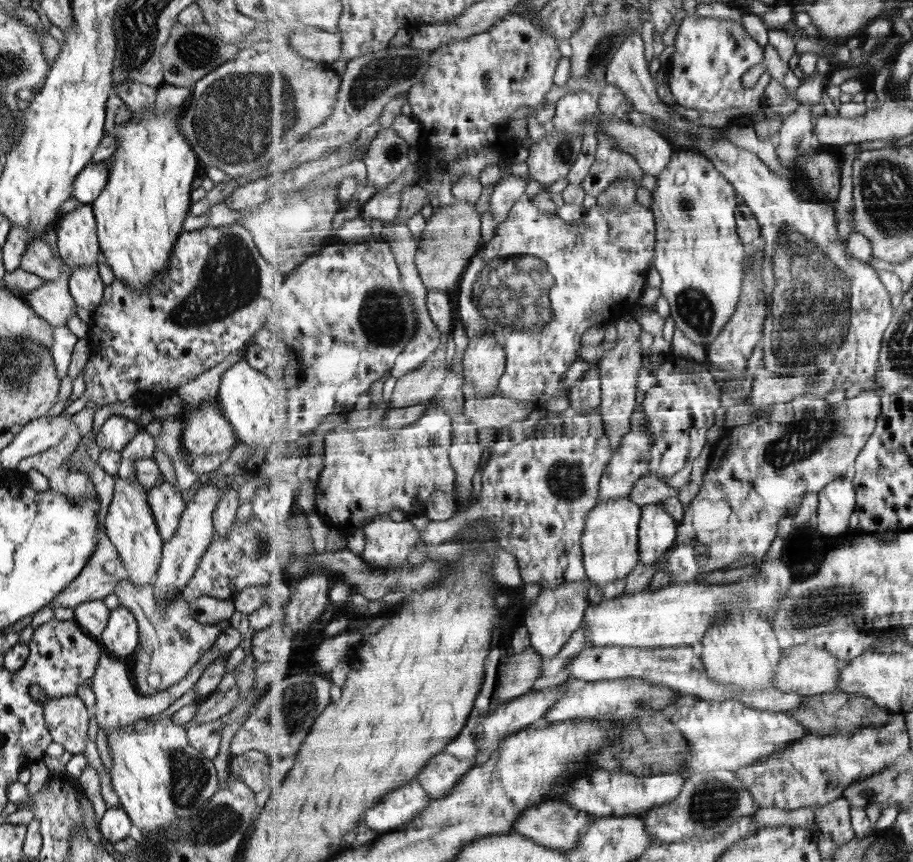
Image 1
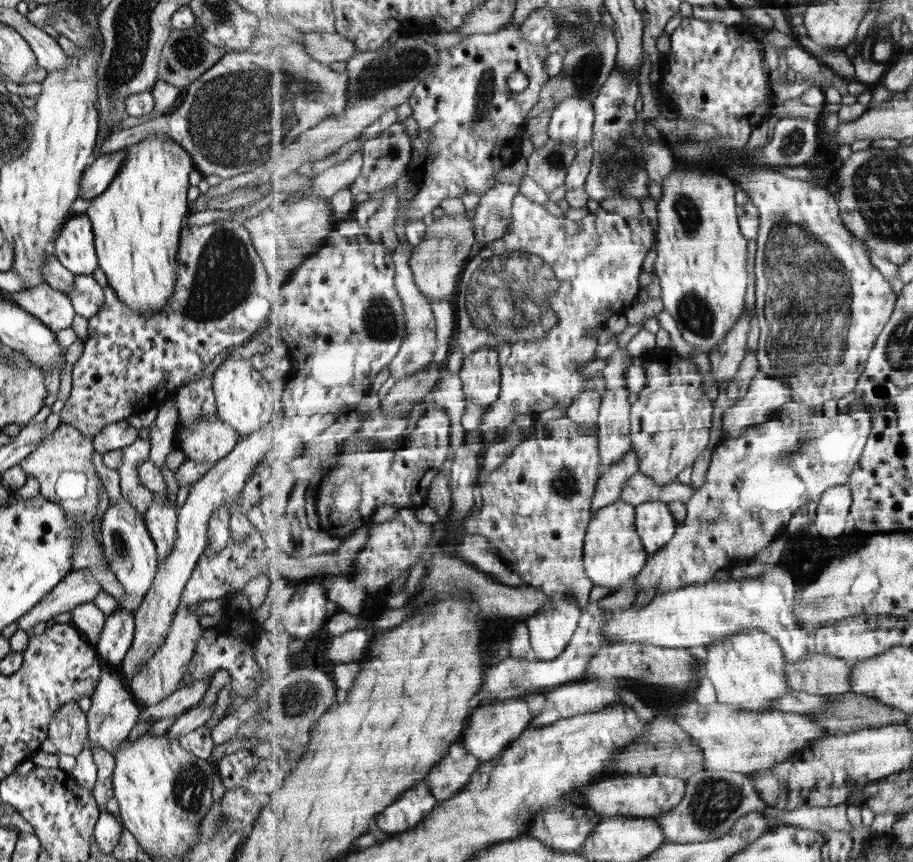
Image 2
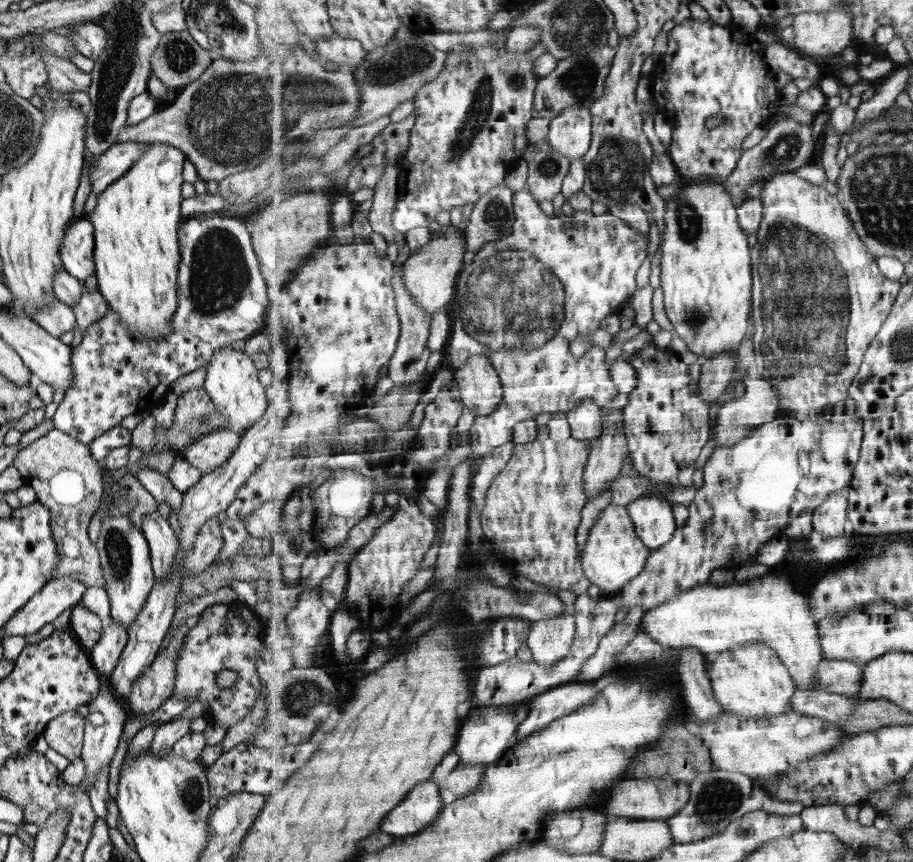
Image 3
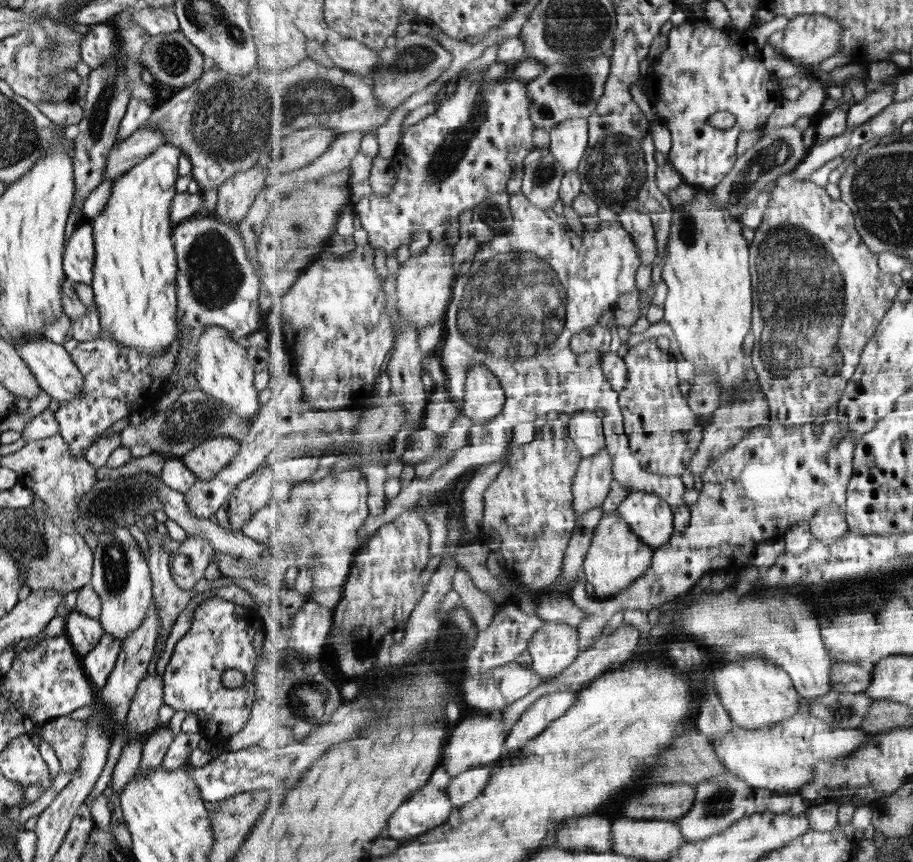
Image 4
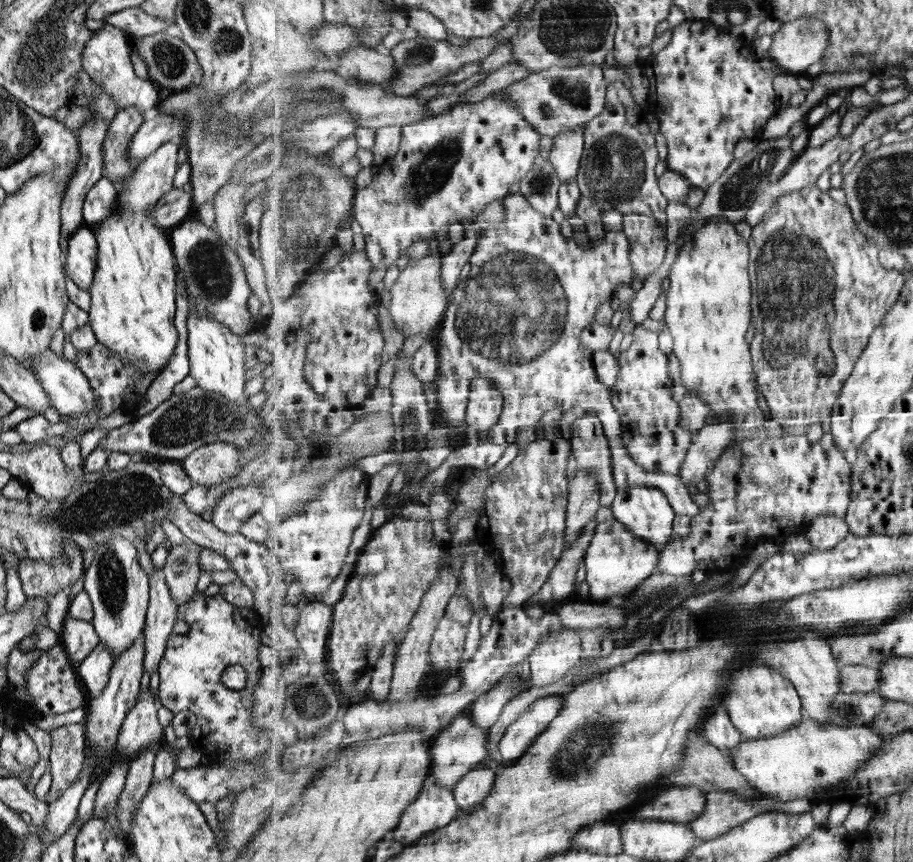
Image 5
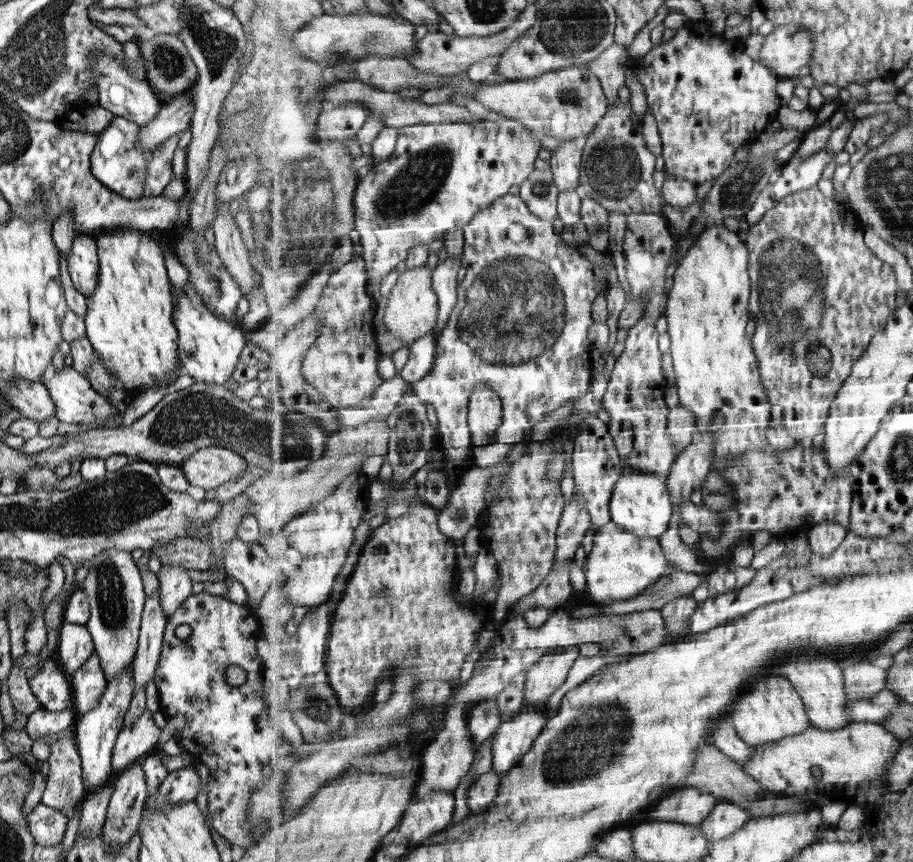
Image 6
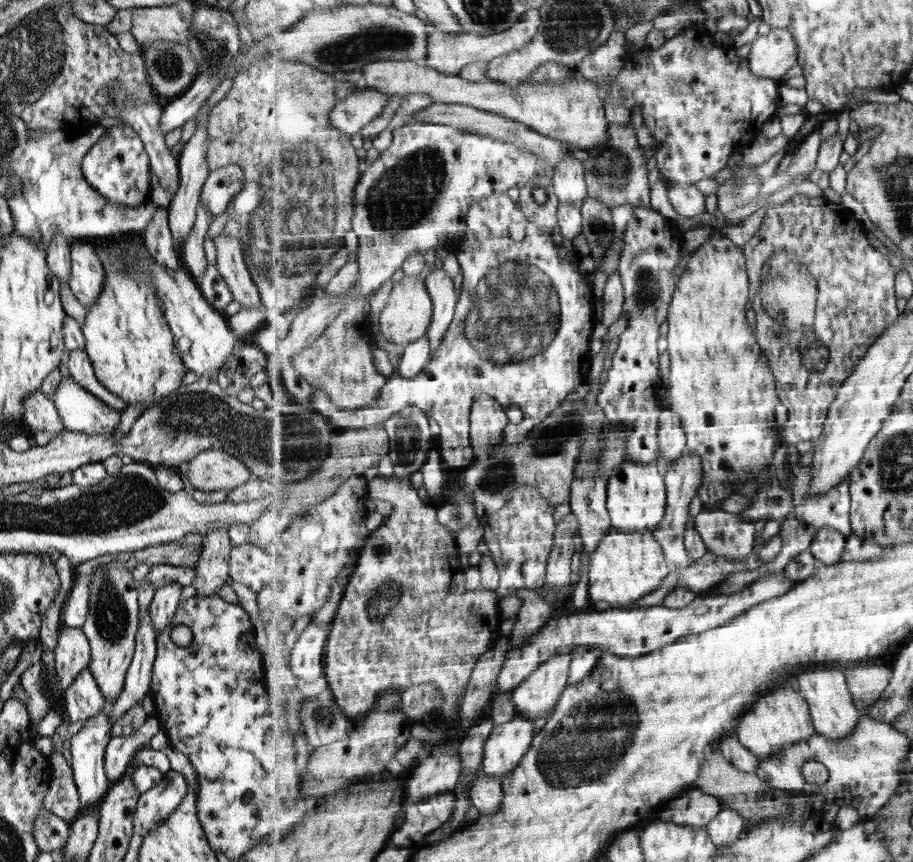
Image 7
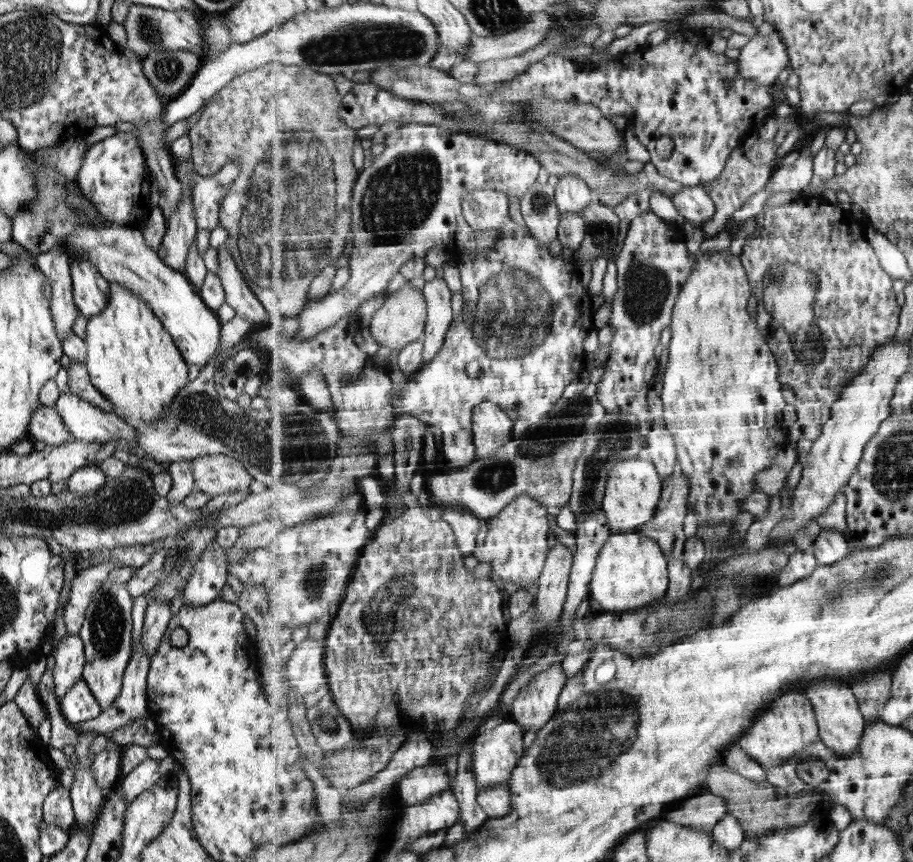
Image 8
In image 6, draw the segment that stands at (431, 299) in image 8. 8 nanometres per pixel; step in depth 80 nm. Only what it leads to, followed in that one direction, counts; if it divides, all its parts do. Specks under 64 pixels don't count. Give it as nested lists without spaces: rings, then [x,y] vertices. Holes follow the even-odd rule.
[[[461,259],[439,261],[433,271],[433,287],[439,297],[439,316],[433,332],[436,336],[447,328],[452,312],[458,303],[459,270],[461,270]]]

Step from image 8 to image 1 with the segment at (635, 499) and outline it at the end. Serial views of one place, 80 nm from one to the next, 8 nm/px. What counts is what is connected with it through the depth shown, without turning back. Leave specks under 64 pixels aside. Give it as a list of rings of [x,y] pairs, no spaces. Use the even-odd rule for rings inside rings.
[[[661,503],[642,506],[640,522],[641,562],[649,565],[667,554],[678,537],[679,522],[673,518]]]

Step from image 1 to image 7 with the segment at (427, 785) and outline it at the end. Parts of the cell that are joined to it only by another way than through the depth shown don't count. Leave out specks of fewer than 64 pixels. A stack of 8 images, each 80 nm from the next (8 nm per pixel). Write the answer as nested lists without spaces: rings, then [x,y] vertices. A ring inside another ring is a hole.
[[[479,774],[471,789],[472,803],[483,815],[495,814],[502,810],[504,795],[501,779],[487,774]]]

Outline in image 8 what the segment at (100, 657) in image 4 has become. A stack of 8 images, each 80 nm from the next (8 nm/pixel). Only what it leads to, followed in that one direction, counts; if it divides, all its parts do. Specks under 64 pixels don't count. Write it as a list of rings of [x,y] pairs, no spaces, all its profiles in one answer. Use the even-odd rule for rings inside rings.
[[[79,679],[75,685],[59,700],[60,714],[65,722],[73,728],[91,718],[95,718],[101,710],[87,689],[85,681]]]

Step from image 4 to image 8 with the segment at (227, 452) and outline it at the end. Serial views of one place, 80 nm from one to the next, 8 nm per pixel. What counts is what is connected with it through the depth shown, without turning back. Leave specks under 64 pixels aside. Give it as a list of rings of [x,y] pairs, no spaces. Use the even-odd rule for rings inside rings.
[[[206,454],[191,460],[195,489],[213,495],[247,490],[254,481],[243,465],[223,454]]]

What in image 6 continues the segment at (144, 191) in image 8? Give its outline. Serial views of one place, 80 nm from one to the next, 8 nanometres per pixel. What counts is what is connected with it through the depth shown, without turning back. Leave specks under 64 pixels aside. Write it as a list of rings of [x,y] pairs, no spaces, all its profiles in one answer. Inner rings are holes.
[[[113,116],[109,124],[97,135],[96,146],[91,152],[87,169],[92,179],[127,200],[135,200],[142,196],[145,165],[151,161],[151,152],[143,153],[135,146],[138,129],[134,122]]]

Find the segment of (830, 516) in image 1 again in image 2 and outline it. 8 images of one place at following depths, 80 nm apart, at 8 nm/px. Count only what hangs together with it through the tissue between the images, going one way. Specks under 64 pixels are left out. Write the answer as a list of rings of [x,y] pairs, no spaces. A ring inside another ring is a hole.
[[[848,484],[834,486],[822,494],[822,501],[818,504],[816,528],[823,536],[840,536],[847,528],[853,495]]]

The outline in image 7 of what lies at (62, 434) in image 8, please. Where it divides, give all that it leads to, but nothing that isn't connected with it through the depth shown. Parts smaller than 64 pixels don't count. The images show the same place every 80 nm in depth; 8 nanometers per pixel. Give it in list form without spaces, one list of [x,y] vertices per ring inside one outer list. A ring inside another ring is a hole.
[[[39,388],[24,398],[22,423],[29,429],[29,432],[46,432],[52,438],[63,430],[52,399],[47,398]]]

